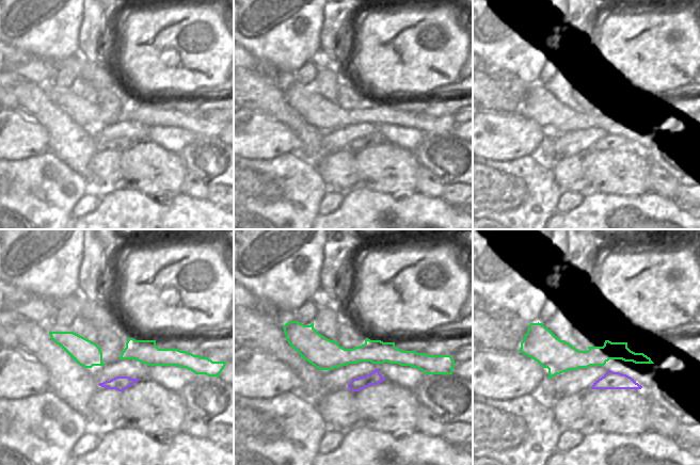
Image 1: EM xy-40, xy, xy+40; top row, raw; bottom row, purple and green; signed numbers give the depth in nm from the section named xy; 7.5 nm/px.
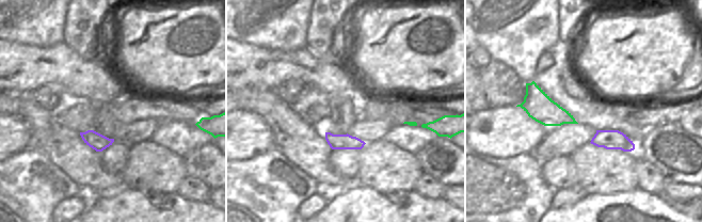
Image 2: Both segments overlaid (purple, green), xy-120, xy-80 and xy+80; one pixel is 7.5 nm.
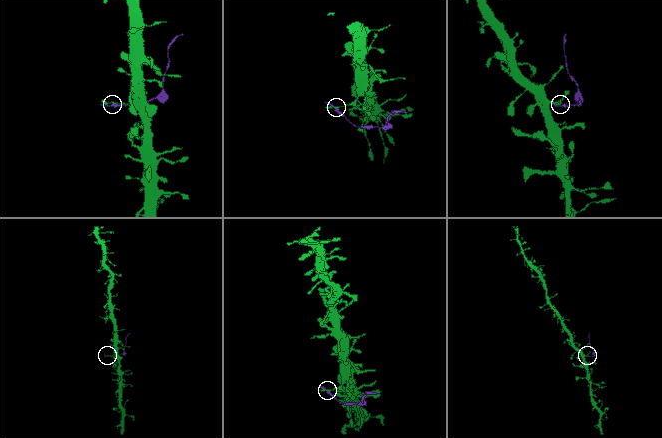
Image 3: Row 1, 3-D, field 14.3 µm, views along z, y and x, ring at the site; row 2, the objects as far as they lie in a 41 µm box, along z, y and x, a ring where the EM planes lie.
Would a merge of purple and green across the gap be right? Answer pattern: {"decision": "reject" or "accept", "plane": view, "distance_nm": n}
{"decision": "reject", "plane": "xy", "distance_nm": 40}

